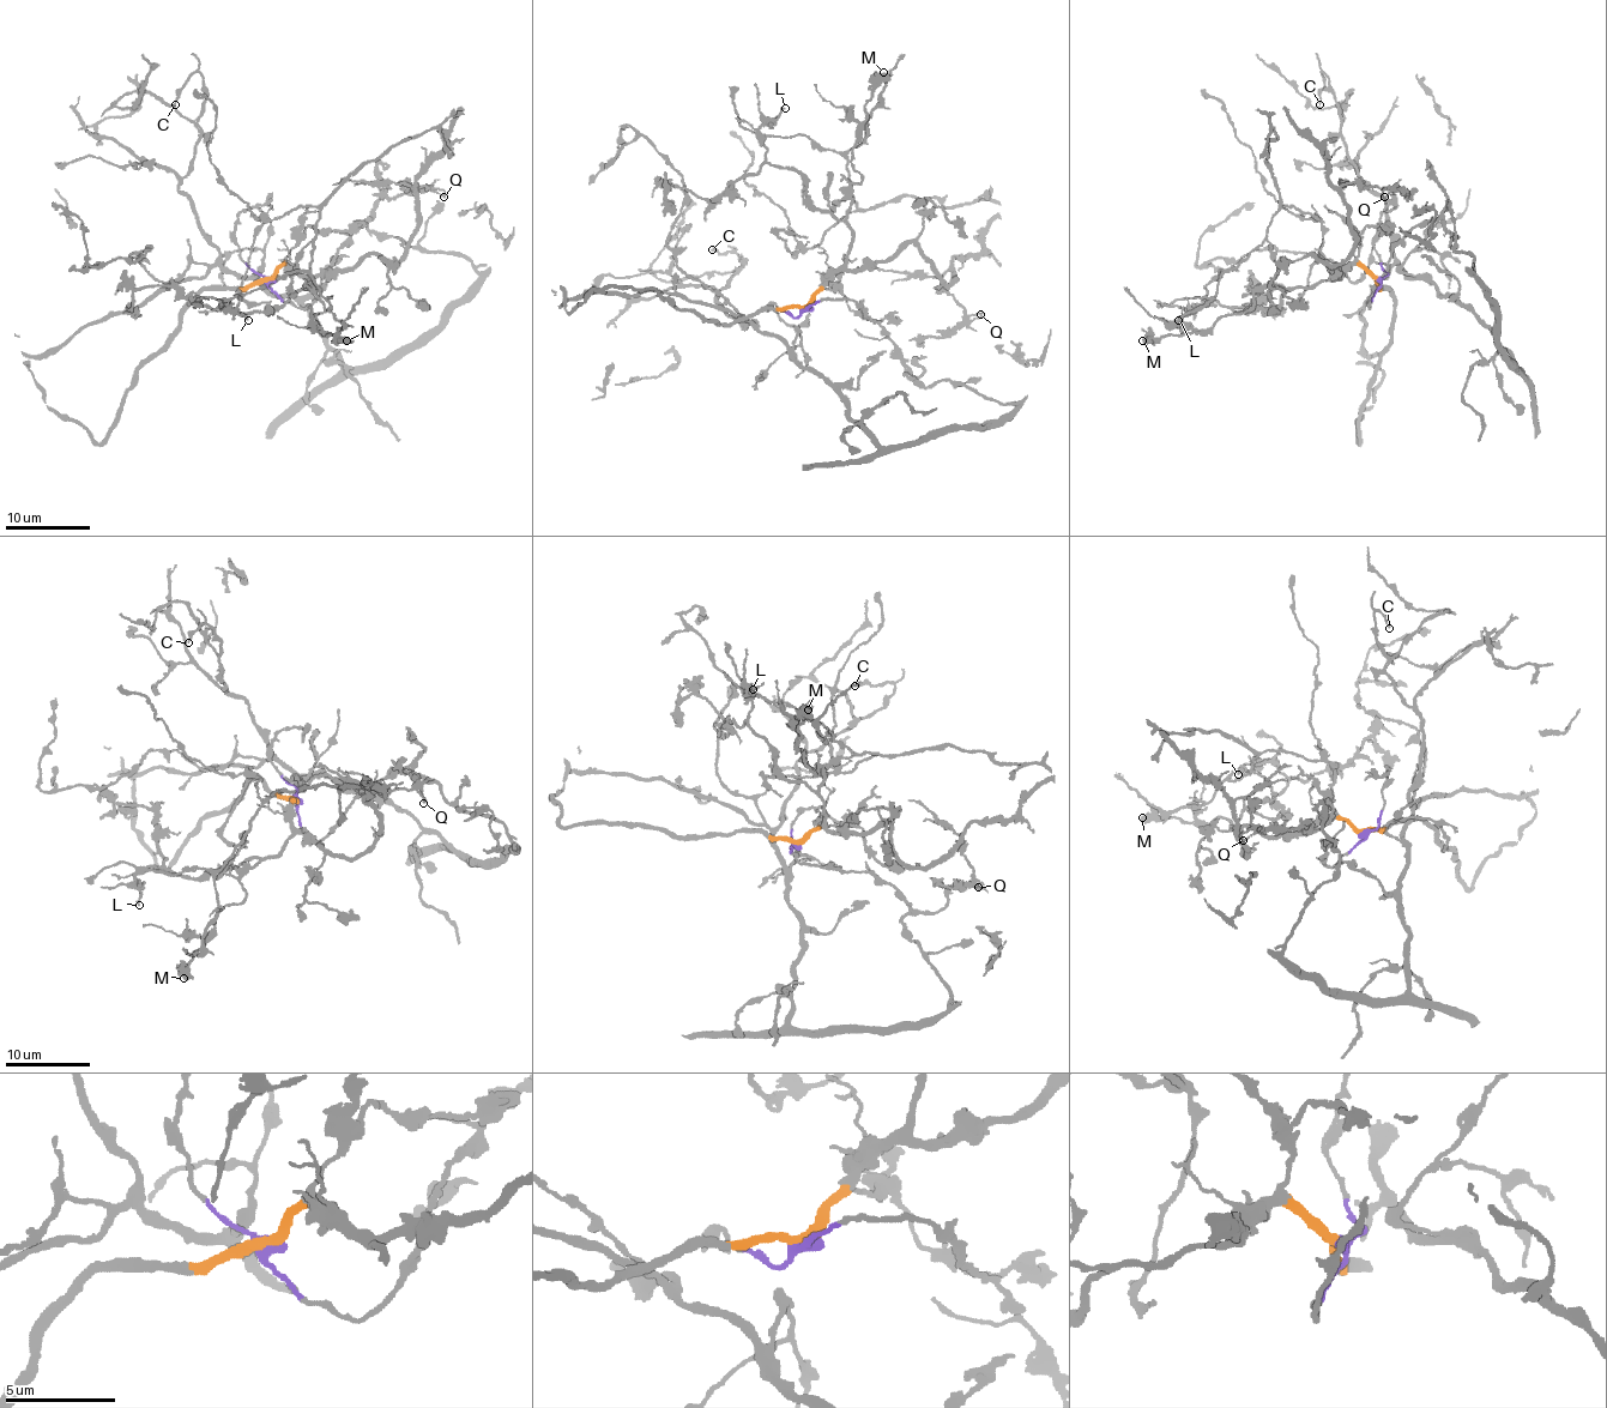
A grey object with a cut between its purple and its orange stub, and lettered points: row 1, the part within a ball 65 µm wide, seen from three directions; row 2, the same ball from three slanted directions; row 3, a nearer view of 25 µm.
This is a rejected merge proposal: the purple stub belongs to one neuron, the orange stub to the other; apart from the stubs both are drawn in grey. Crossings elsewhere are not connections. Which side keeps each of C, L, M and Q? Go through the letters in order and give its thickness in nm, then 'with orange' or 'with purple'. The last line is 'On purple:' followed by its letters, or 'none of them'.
C: 180 nm thick; with purple
L: 200 nm thick; with orange
M: 700 nm thick; with orange
Q: 170 nm thick; with orange
On purple: C

